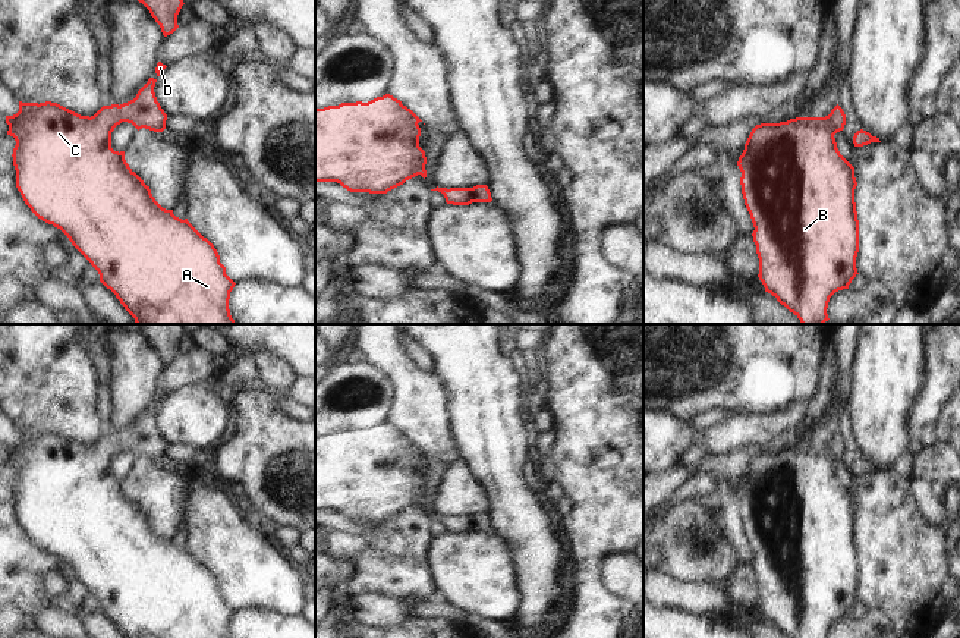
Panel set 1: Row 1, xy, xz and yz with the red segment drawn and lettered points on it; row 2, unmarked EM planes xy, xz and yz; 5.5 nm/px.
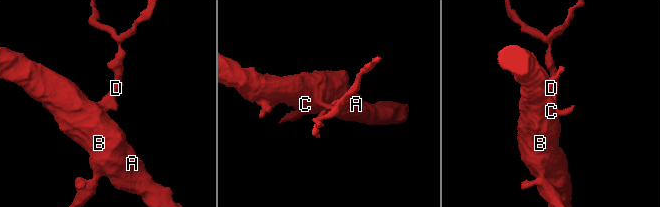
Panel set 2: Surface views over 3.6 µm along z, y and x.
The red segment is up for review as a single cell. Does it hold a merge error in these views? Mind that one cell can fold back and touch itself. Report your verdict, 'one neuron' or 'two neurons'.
one neuron

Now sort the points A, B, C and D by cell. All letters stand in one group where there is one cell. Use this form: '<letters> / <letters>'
A B C D

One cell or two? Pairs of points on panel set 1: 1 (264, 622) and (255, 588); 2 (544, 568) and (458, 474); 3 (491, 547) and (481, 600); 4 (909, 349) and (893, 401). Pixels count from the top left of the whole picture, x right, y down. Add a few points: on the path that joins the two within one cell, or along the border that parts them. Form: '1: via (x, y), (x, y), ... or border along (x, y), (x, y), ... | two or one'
1: border along (236, 610), (273, 609), (295, 616) | two
2: border along (475, 477), (485, 490), (490, 503), (488, 514) | two
3: via (481, 560), (481, 587) | one
4: via (896, 362), (893, 365), (893, 387) | one

